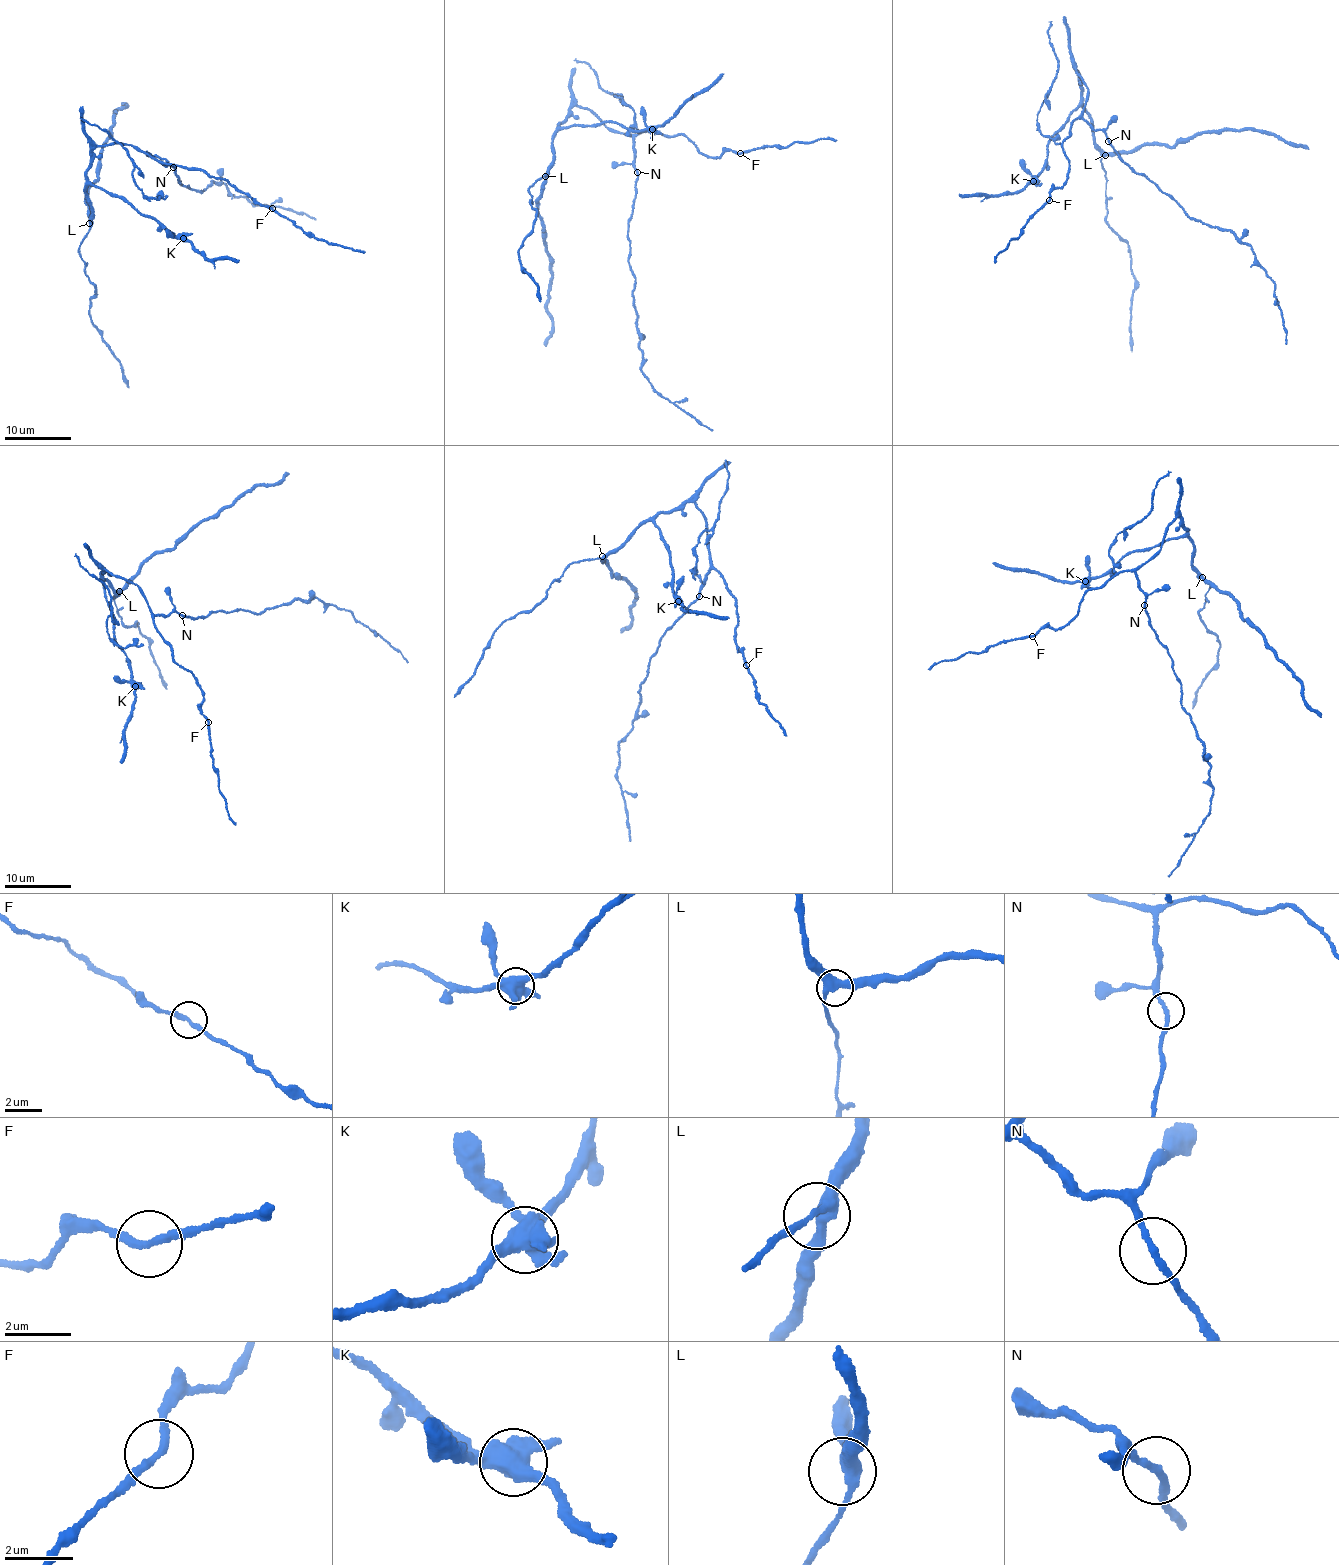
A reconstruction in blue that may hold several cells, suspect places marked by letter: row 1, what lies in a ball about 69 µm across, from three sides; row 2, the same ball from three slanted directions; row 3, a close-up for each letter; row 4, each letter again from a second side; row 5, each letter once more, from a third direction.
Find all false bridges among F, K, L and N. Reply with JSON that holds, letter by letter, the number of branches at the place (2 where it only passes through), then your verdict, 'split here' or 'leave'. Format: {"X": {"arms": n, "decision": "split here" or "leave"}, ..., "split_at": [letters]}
{"F": {"arms": 2, "decision": "leave"}, "K": {"arms": 5, "decision": "split here"}, "L": {"arms": 3, "decision": "leave"}, "N": {"arms": 2, "decision": "split here"}, "split_at": ["K", "N"]}

